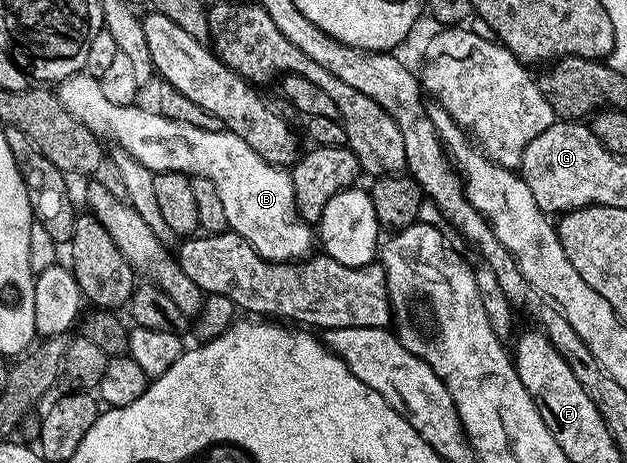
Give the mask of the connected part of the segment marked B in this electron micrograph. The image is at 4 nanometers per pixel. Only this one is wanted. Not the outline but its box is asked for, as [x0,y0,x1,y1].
[55,72,314,262]

